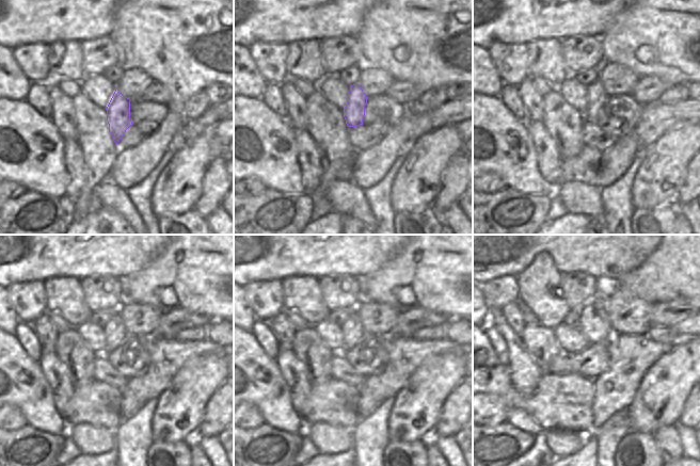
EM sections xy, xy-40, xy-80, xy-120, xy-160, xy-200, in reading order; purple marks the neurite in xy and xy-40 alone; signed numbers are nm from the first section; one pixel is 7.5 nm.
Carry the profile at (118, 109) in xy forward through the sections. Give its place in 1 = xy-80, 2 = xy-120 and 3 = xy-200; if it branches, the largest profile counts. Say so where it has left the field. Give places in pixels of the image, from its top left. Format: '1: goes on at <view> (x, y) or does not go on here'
1: goes on at xy-80 (597, 97)
2: goes on at xy-120 (114, 331)
3: goes on at xy-200 (594, 324)

